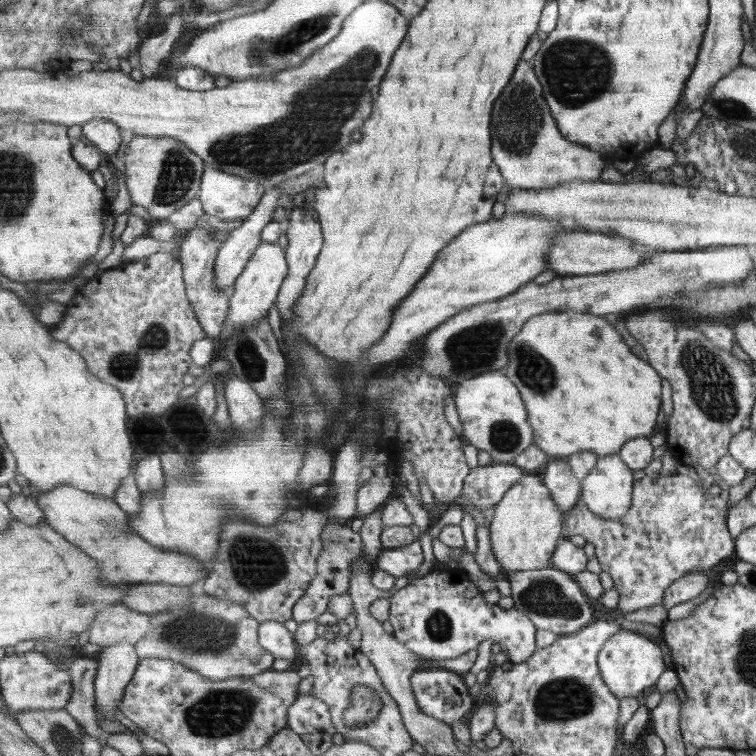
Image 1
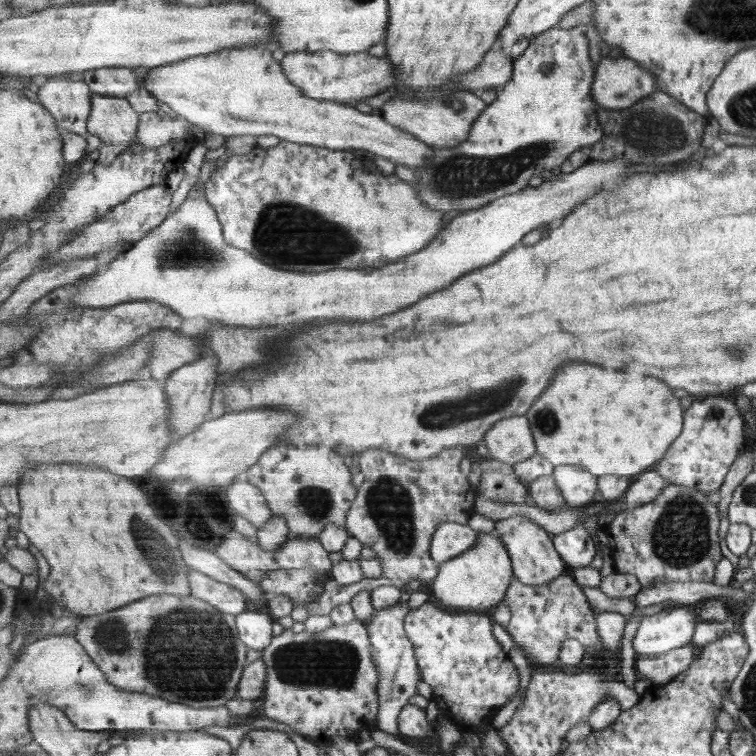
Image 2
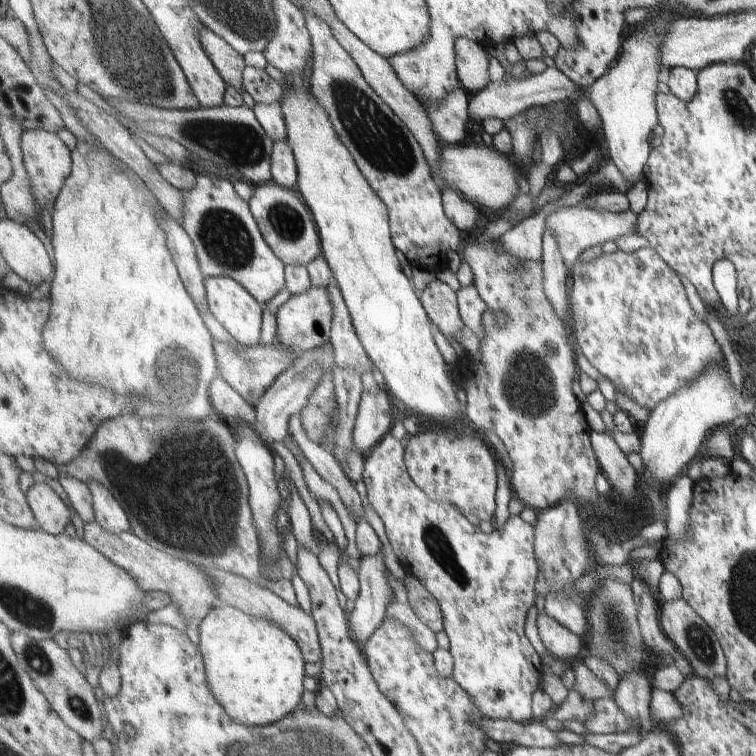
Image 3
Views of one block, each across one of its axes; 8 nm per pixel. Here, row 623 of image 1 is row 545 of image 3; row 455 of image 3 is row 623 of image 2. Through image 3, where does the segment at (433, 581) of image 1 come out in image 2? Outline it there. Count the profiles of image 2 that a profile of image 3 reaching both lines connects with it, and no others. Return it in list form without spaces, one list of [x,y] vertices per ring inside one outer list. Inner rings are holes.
[[[399,602],[395,606],[376,611],[375,616],[366,624],[371,644],[374,645],[374,659],[381,678],[378,684],[380,710],[377,728],[403,741],[406,739],[403,739],[402,733],[399,732],[399,715],[403,707],[409,704],[409,698],[418,694],[417,684],[422,680],[414,644],[406,631],[406,618],[409,614],[407,602]]]

